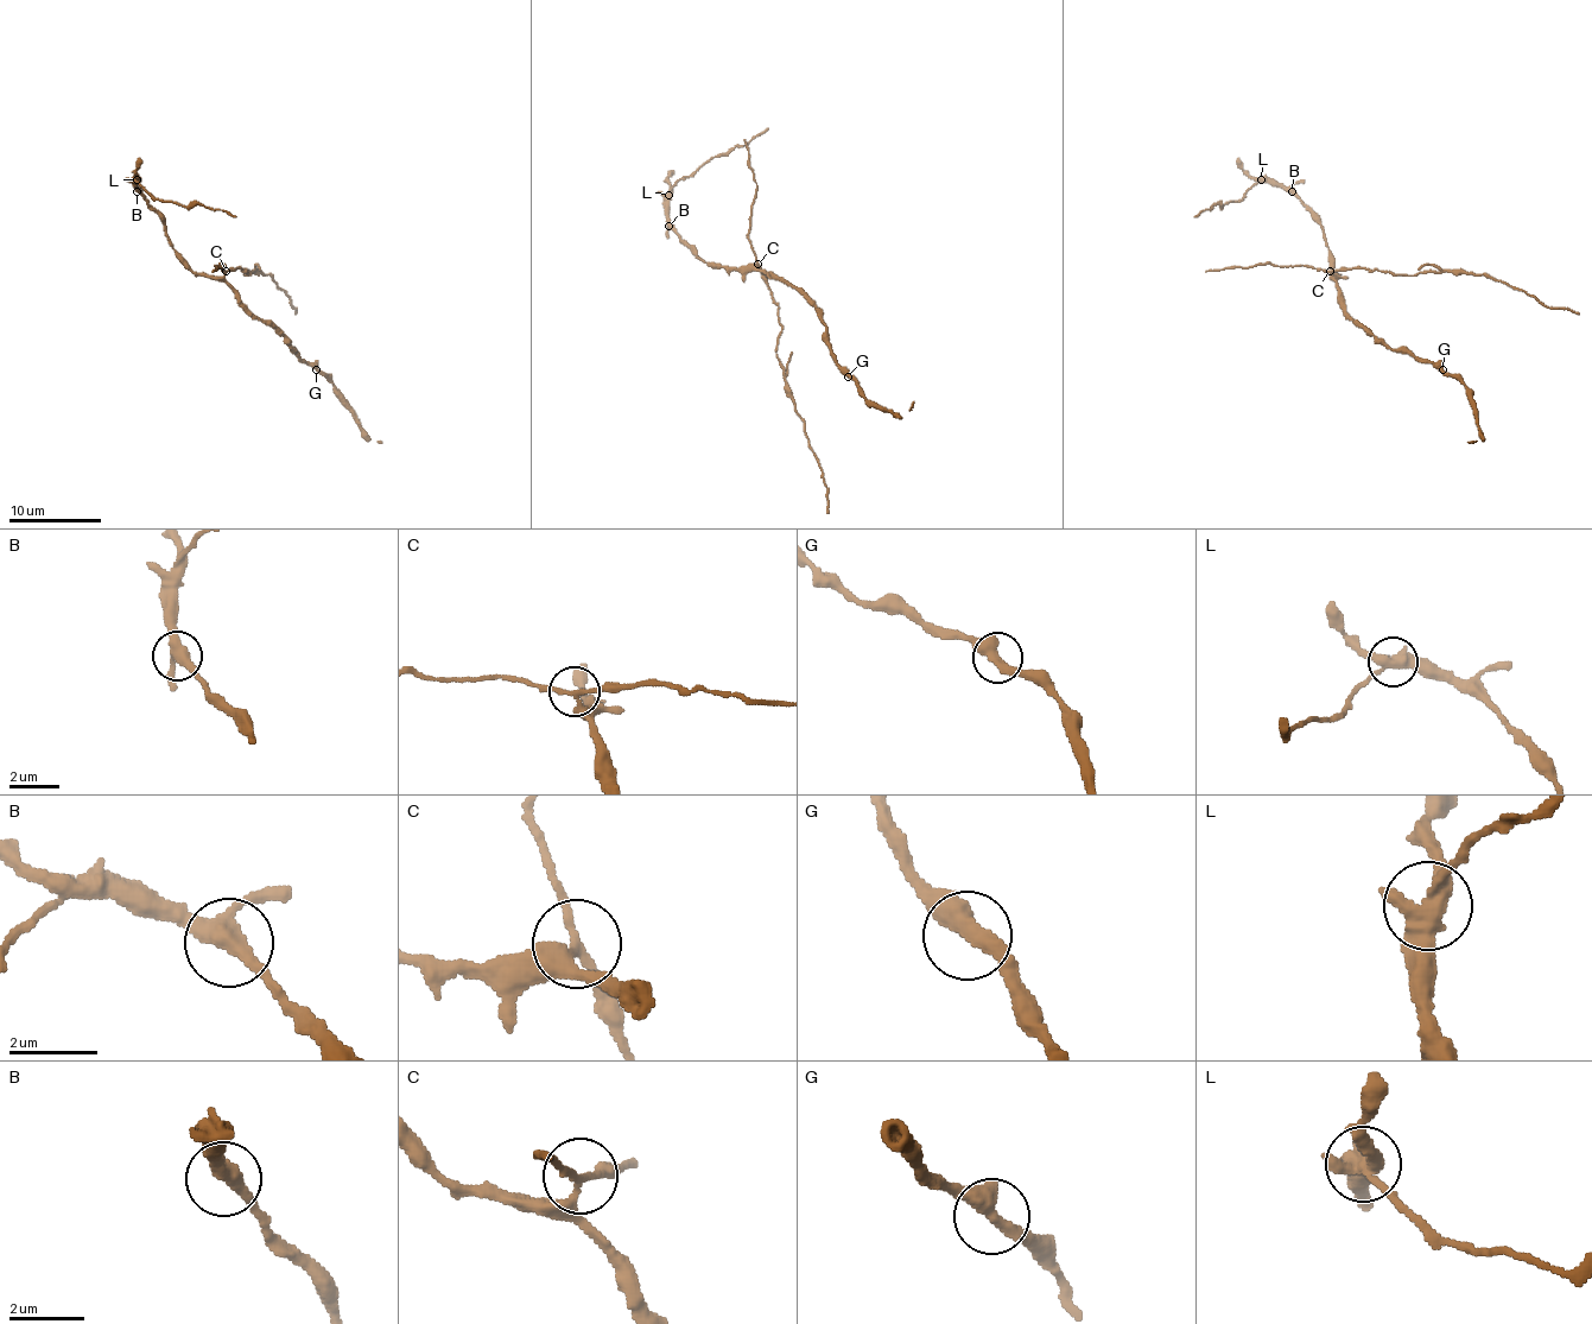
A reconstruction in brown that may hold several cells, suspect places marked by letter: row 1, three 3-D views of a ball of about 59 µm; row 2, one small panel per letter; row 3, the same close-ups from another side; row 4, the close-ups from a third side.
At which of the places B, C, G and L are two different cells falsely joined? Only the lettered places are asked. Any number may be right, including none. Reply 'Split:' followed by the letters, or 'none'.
Split: C, L

